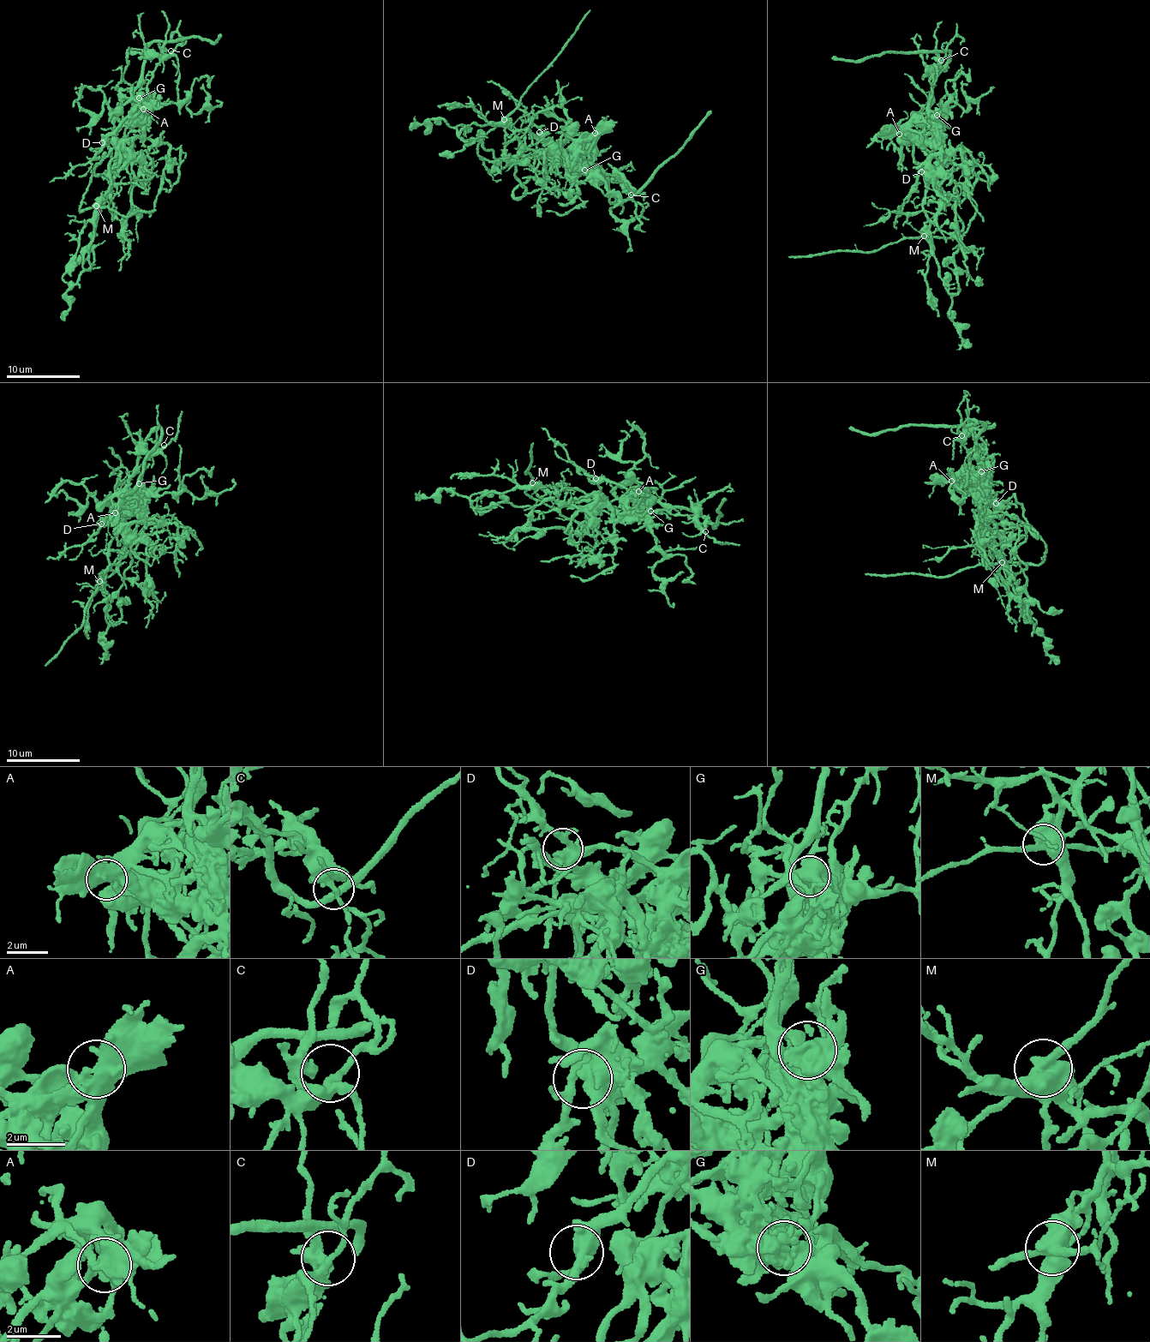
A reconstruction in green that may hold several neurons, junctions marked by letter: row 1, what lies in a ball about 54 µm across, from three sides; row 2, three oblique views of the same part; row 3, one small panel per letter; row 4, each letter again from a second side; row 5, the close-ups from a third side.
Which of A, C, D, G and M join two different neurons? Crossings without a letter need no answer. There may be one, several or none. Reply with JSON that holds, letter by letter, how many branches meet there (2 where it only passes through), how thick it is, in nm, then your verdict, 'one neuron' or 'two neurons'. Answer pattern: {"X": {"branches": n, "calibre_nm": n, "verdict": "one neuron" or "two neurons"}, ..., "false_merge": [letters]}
{"A": {"branches": 2, "calibre_nm": 600, "verdict": "two neurons"}, "C": {"branches": 2, "calibre_nm": 280, "verdict": "one neuron"}, "D": {"branches": 4, "calibre_nm": 480, "verdict": "one neuron"}, "G": {"branches": 2, "calibre_nm": 440, "verdict": "one neuron"}, "M": {"branches": 5, "calibre_nm": 550, "verdict": "two neurons"}, "false_merge": ["A", "M"]}

